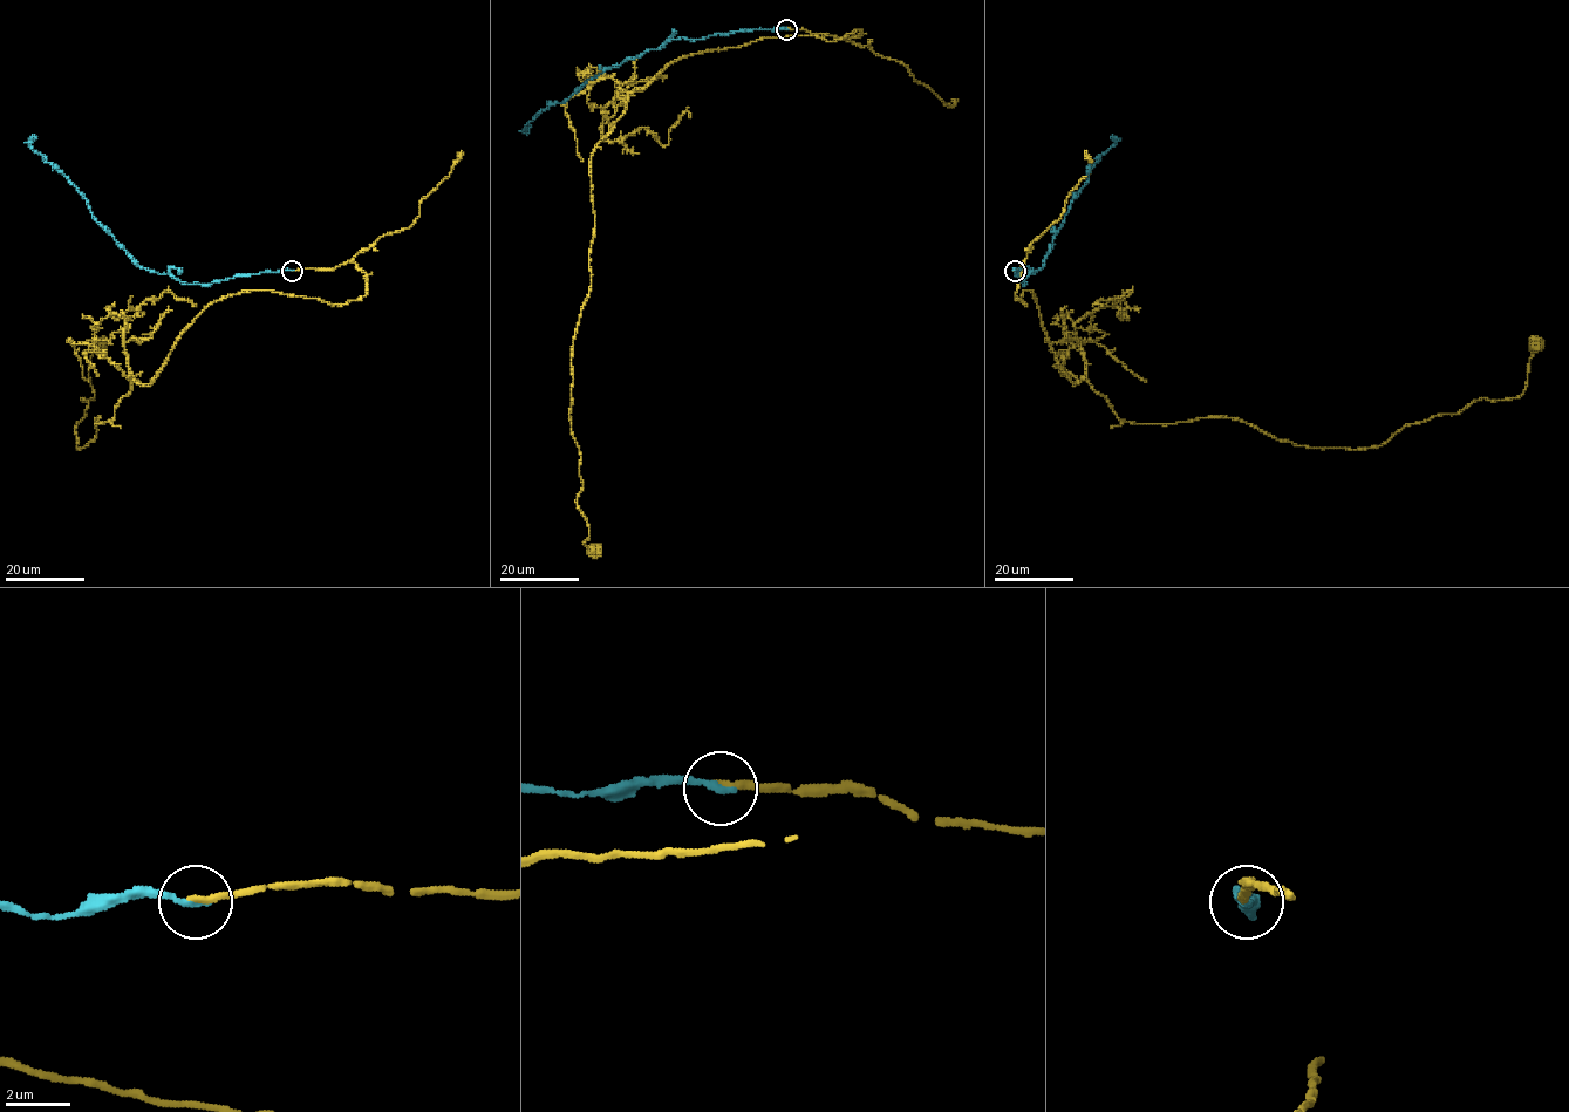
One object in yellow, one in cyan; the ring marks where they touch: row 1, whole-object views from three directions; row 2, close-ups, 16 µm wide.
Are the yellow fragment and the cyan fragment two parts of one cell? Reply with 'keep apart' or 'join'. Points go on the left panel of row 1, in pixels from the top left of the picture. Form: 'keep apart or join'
keep apart

